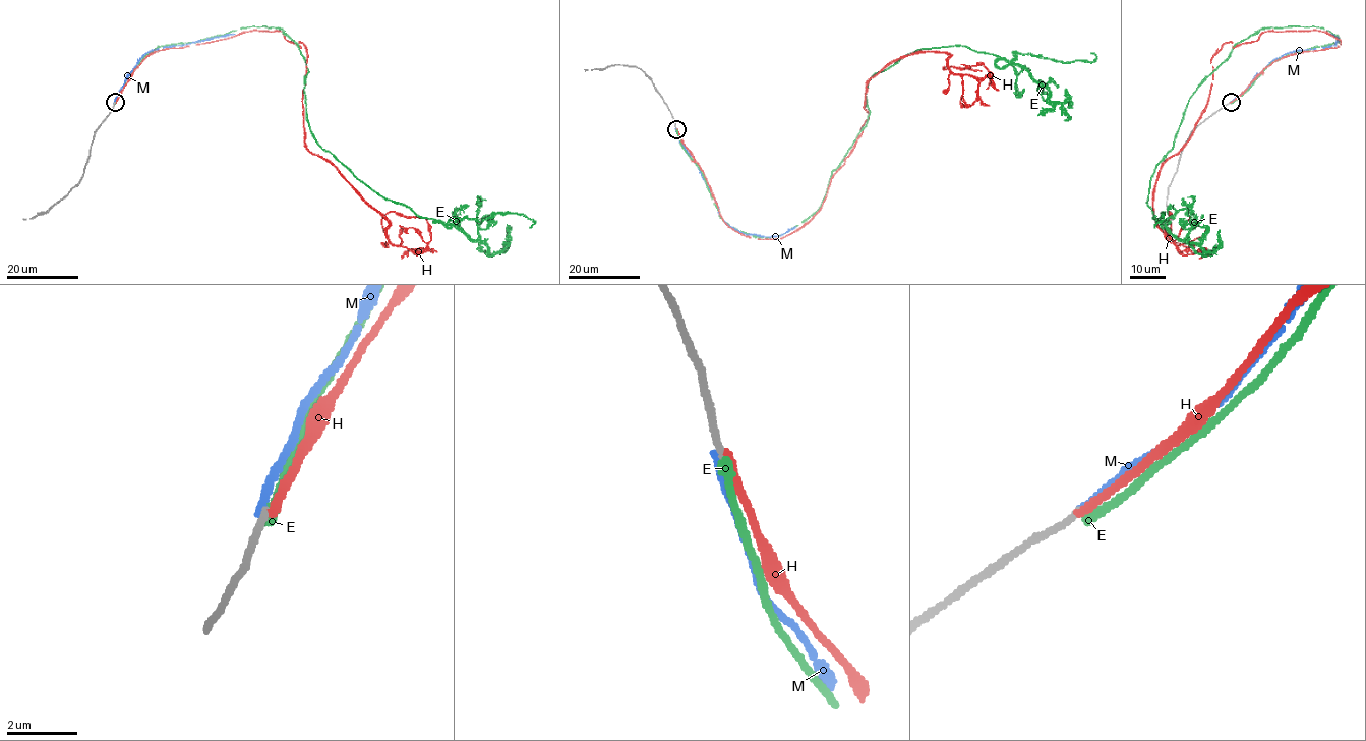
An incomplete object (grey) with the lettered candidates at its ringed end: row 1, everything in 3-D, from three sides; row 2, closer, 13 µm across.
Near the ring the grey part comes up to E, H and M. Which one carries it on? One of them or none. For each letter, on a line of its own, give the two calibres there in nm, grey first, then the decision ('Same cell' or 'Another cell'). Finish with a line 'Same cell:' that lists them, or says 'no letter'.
E: Thickness 190 nm (grey) against 320 nm. Another cell
H: Thickness 200 nm (grey) against 240 nm. Another cell
M: Thickness 200 nm (grey) against 240 nm. Another cell
Same cell: no letter

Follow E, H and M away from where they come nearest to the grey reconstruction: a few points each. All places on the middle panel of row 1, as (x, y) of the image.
E: (676, 128), (722, 220), (758, 236), (820, 206), (866, 125), (868, 82), (918, 50), (1019, 63), (1067, 118)
H: (676, 128), (729, 227), (781, 238), (820, 209), (872, 77), (925, 52), (960, 64)
M: (675, 128), (680, 144), (706, 182), (719, 213), (729, 226), (747, 235), (766, 236), (782, 235), (796, 227)

